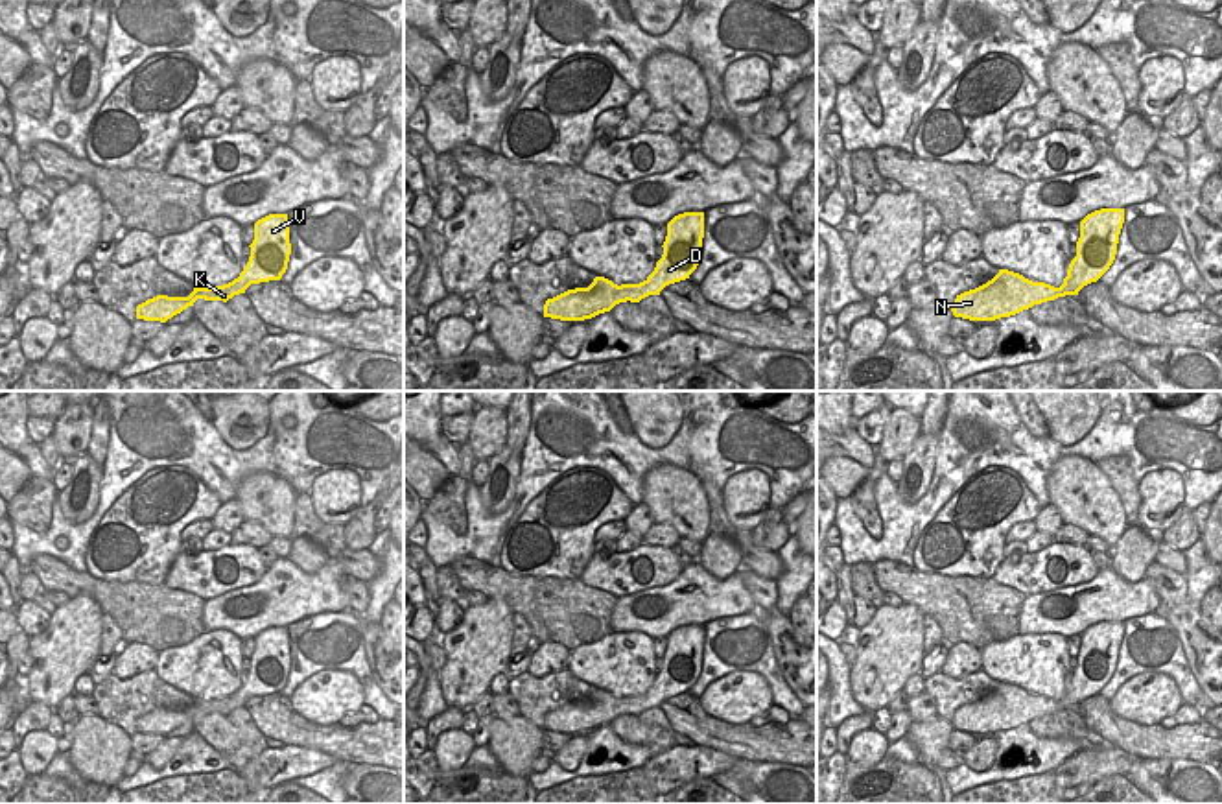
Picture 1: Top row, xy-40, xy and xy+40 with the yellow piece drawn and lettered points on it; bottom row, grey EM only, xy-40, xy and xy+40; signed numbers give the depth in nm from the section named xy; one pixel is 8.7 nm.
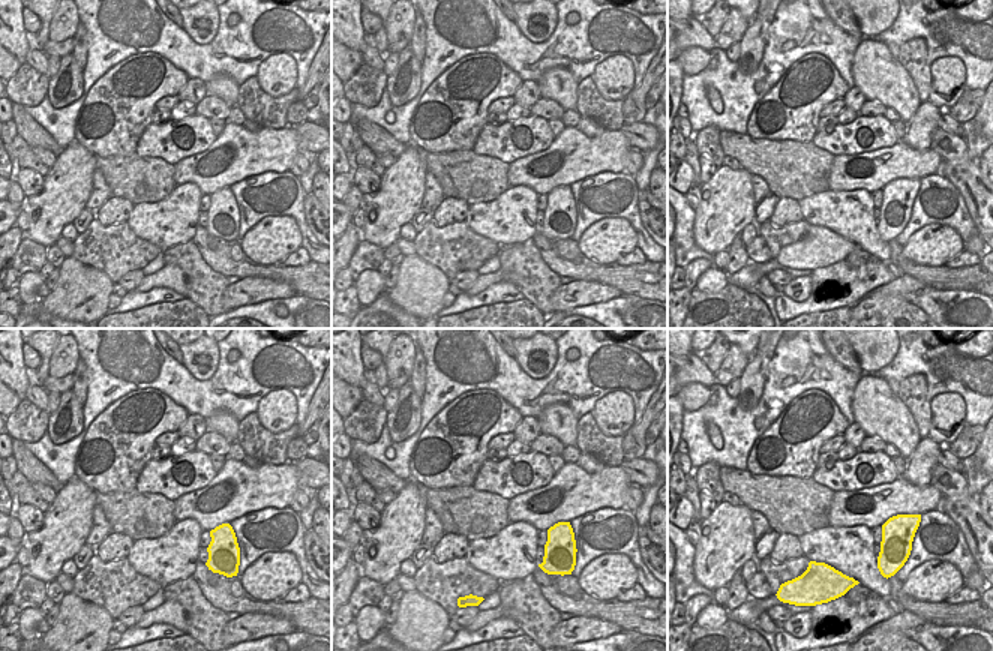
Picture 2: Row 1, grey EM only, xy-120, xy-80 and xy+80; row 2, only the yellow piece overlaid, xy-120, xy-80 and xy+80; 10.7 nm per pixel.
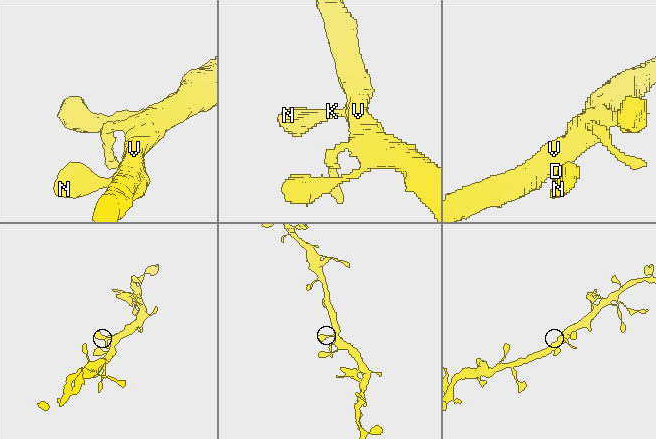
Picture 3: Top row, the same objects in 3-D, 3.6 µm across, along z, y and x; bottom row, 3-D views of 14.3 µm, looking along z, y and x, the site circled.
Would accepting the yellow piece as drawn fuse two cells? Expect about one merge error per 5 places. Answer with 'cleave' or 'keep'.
keep

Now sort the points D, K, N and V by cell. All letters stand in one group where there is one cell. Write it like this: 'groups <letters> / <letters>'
groups D K N V

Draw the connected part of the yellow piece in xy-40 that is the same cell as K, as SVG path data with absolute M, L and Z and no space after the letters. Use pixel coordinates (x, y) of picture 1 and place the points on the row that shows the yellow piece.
M269 214L254 223L251 256L238 278L223 286L194 288L188 297L157 295L136 306L136 319L166 323L197 299L227 302L251 284L280 280L288 269L291 243L288 214Z

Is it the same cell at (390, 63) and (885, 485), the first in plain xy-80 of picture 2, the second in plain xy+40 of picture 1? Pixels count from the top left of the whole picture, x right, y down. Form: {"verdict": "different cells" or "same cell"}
{"verdict": "different cells"}

